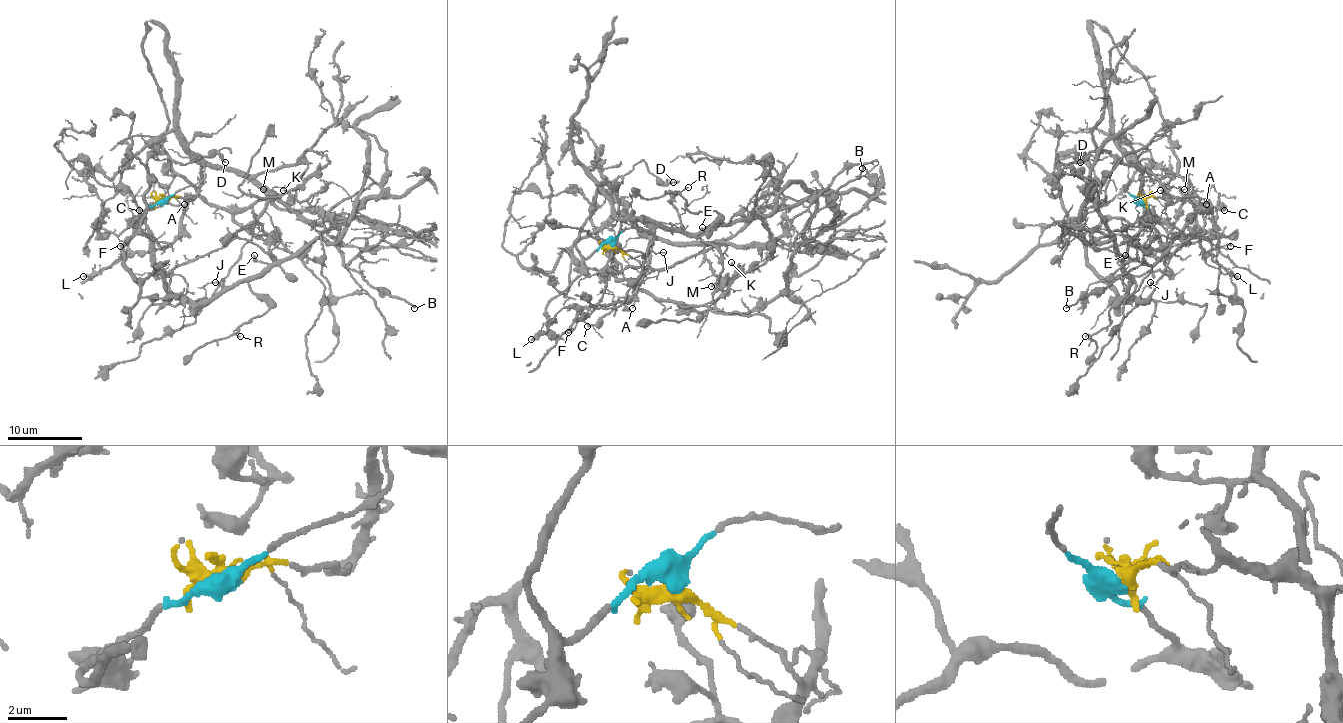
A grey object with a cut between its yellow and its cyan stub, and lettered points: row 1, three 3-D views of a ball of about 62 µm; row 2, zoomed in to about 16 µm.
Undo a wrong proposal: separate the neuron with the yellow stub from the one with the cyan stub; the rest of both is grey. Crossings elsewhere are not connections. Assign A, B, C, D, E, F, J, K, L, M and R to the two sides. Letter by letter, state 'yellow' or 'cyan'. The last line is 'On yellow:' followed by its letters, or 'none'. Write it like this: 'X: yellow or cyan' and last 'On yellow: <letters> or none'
A: yellow
B: yellow
C: yellow
D: cyan
E: cyan
F: yellow
J: cyan
K: yellow
L: yellow
M: yellow
R: cyan
On yellow: A, B, C, F, K, L, M

